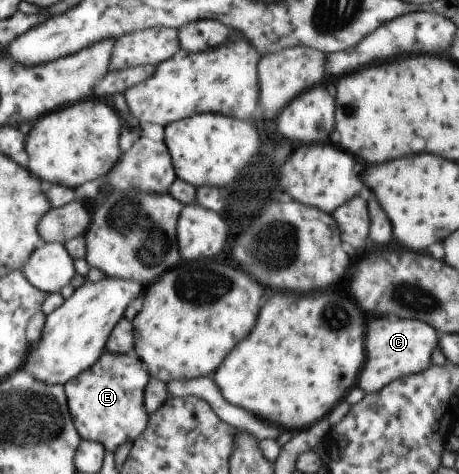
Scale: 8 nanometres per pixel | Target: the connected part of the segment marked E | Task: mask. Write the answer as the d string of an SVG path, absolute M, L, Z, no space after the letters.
M103 352L101 357L77 377L64 385L68 408L82 440L99 442L107 451L114 451L125 441L133 441L145 429L149 414L144 407L144 389L151 379L146 365L134 353L114 354Z

